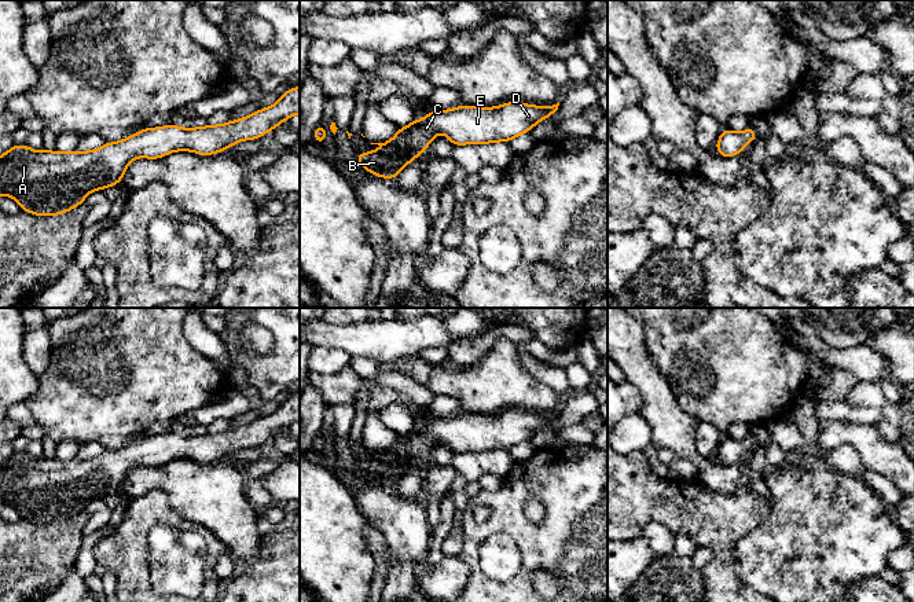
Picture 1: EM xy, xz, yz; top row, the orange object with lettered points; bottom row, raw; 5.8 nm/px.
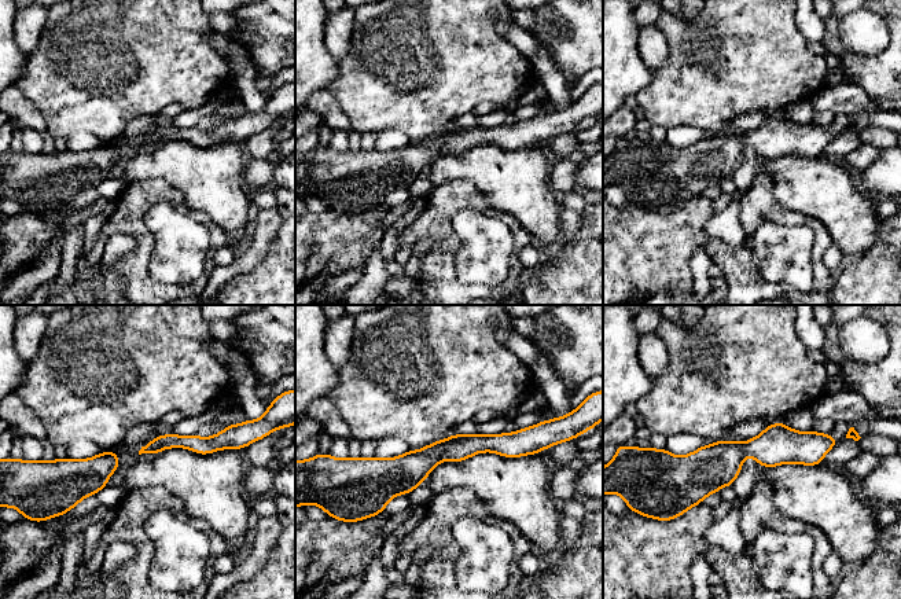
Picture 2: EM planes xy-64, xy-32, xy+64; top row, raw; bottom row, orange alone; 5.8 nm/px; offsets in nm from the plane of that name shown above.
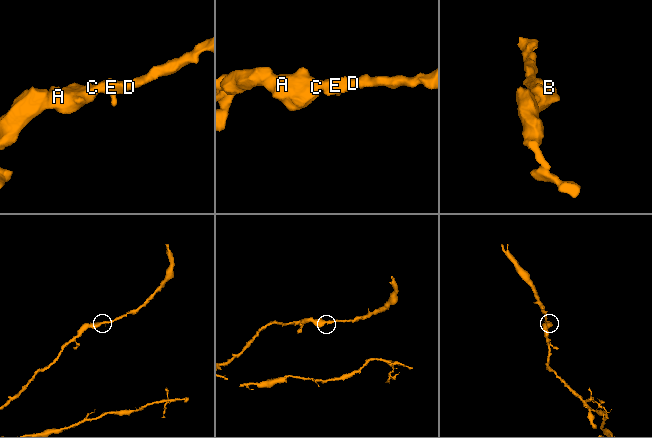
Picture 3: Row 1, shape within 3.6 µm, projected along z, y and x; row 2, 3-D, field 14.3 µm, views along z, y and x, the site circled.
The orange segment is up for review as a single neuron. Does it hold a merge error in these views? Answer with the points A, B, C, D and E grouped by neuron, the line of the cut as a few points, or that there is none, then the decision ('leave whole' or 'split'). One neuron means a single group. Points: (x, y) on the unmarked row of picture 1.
groups A B C D E; cut none; leave whole

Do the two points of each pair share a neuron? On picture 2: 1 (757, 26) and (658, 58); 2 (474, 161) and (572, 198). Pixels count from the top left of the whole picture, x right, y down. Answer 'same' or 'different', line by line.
1: different
2: different

